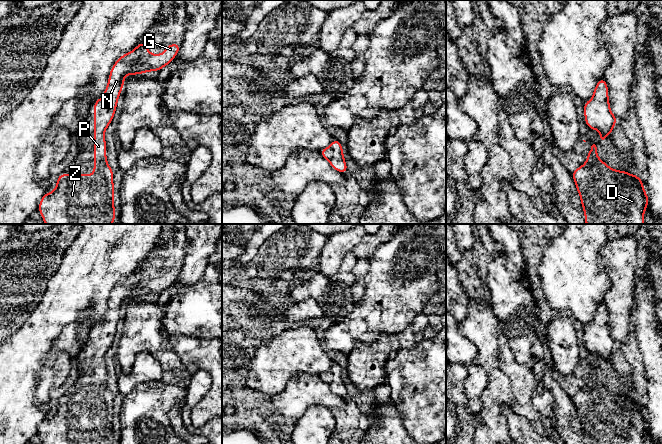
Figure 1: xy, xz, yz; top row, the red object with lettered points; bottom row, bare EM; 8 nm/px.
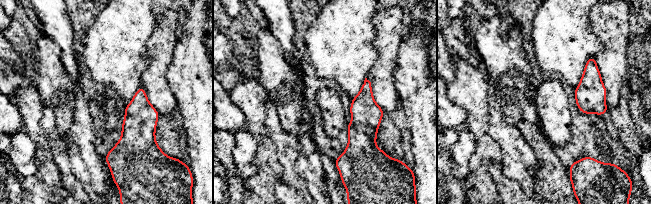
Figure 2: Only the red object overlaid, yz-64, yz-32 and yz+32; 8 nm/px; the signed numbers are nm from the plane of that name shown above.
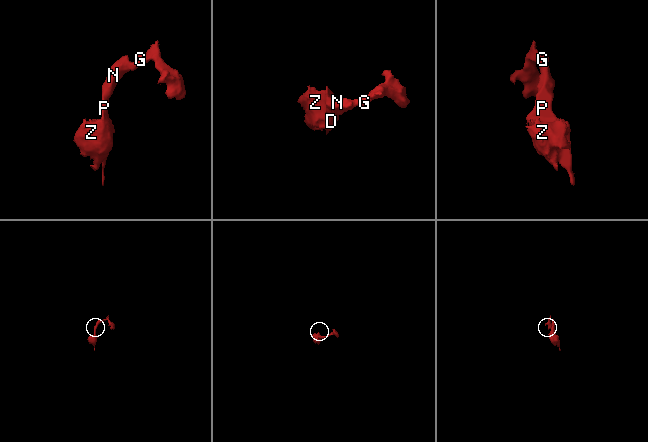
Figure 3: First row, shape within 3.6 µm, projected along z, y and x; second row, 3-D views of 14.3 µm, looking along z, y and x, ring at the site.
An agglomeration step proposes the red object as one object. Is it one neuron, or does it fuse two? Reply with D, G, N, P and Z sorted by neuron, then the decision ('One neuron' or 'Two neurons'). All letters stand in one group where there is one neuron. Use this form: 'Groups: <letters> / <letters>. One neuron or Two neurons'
Groups: D G N P Z. One neuron

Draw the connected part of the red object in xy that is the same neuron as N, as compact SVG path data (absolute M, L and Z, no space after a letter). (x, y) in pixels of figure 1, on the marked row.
M142 41L133 51L122 55L115 62L111 68L108 85L103 97L94 102L94 174L92 176L89 174L60 174L58 176L55 190L51 193L45 193L41 198L41 203L37 207L46 224L112 224L116 218L113 201L113 170L107 164L104 132L115 115L117 100L124 84L124 76L126 74L142 74L148 71L162 69L175 58L180 47L181 44L170 44L166 46L166 51L163 54L154 55L149 53L146 43Z

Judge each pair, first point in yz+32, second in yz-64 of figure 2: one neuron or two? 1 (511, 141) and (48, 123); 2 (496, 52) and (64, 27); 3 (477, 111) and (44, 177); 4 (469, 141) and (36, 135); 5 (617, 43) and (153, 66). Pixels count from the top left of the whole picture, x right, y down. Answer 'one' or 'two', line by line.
1: one
2: two
3: one
4: two
5: one

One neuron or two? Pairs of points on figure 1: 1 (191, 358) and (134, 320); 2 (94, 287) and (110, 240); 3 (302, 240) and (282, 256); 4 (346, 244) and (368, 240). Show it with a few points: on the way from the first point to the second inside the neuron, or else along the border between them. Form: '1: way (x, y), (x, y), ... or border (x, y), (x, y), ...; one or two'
1: border (168, 336), (168, 345), (182, 362); two
2: way (94, 275), (94, 263), (105, 252); one
3: way (297, 245), (287, 252); one
4: border (366, 234), (352, 249); two

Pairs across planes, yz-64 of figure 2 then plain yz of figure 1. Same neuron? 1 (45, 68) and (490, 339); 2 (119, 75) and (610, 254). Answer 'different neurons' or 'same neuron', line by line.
1: different neurons
2: different neurons

